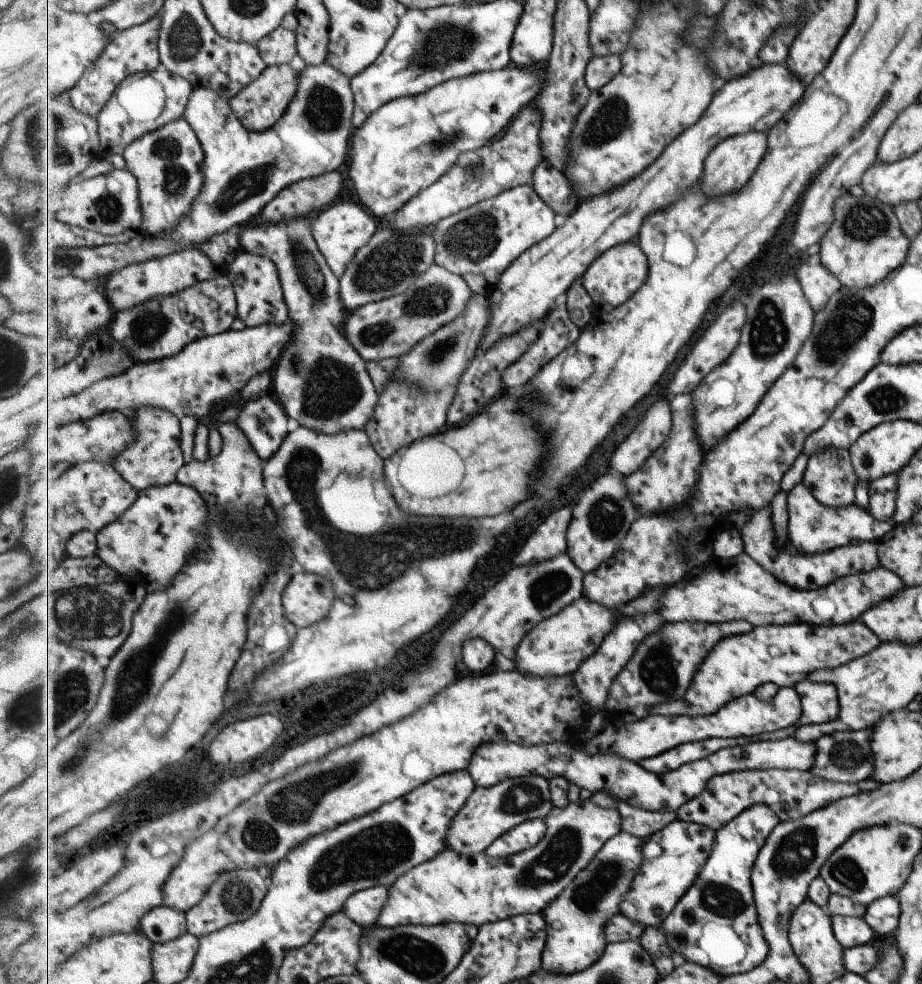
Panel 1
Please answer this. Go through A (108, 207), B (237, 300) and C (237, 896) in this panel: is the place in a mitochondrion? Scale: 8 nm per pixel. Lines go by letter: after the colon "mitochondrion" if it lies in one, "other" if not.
A: mitochondrion
B: other
C: mitochondrion

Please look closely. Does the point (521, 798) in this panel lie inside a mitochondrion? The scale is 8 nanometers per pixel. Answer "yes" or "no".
yes

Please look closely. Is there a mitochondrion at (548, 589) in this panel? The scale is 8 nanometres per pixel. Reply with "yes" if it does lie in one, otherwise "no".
yes

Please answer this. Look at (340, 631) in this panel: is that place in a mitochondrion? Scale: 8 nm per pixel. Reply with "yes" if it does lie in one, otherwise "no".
no

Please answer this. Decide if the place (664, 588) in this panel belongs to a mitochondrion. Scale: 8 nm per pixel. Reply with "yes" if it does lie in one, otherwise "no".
no

